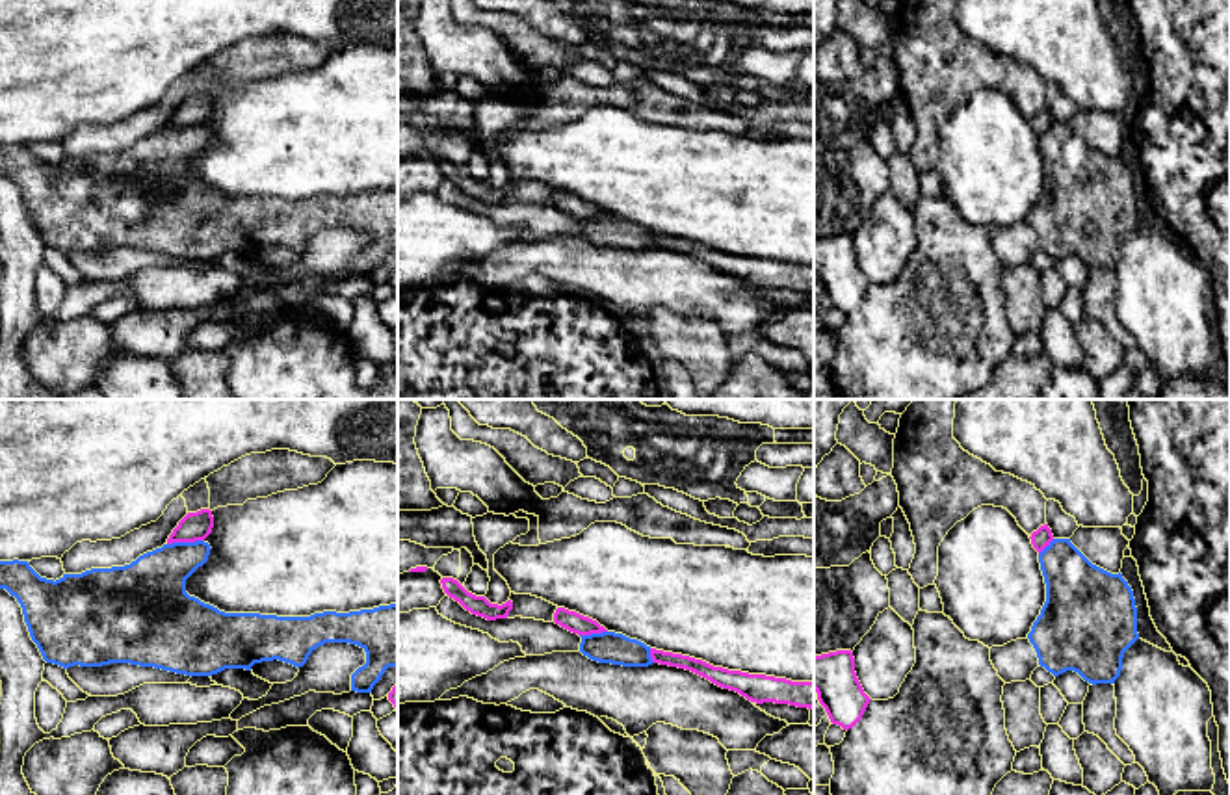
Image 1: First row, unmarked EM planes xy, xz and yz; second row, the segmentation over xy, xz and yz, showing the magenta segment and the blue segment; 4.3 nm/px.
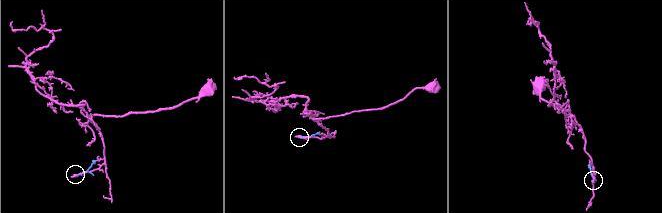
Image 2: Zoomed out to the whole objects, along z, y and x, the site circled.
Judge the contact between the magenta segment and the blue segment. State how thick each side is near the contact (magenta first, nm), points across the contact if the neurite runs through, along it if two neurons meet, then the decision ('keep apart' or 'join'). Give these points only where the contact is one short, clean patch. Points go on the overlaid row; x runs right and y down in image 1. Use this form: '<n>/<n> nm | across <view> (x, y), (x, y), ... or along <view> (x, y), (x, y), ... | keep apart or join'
130/280 nm | keep apart

